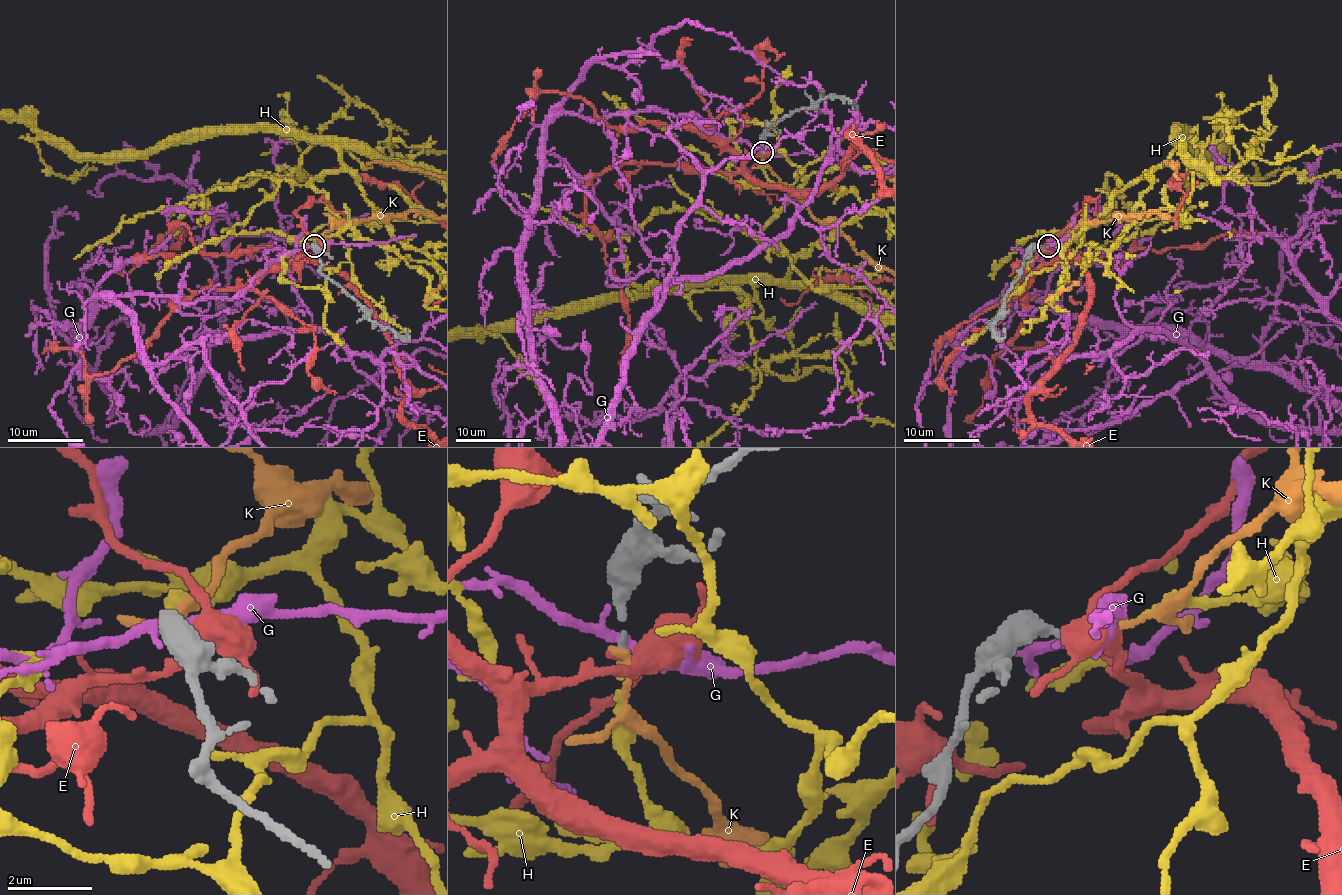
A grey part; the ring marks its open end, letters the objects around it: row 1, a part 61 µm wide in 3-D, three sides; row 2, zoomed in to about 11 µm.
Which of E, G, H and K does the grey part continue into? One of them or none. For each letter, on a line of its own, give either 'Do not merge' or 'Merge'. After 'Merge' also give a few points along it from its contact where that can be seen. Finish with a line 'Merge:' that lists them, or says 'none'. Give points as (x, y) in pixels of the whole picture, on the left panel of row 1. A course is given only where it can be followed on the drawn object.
E: Do not merge
G: Do not merge
H: Merge
K: Do not merge
Merge: H

